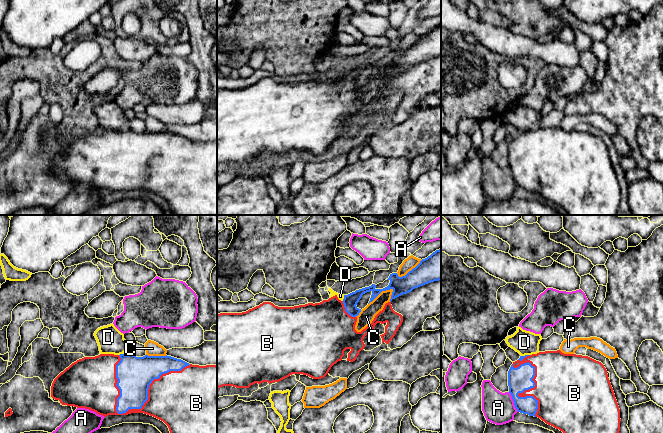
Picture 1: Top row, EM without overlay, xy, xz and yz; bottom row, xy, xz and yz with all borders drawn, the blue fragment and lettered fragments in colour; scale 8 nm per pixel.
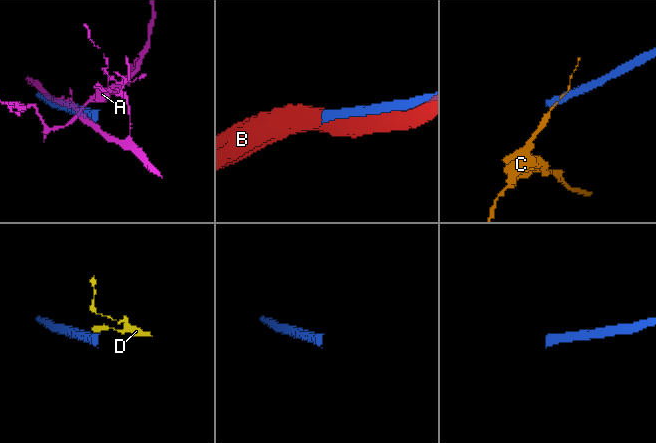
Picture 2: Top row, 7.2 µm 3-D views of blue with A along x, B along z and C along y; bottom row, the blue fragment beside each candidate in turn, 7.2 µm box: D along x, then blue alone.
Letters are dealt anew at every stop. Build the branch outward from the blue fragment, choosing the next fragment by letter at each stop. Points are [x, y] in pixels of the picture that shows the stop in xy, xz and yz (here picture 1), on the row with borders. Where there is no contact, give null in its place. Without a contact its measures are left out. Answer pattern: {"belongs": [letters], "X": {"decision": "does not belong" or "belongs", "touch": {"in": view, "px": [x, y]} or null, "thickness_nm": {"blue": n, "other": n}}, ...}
{"belongs": ["B"], "A": {"decision": "does not belong", "touch": {"in": "yz", "px": [514, 402]}, "thickness_nm": {"blue": 190, "other": 260}}, "B": {"decision": "belongs", "touch": {"in": "xy", "px": [148, 388]}, "thickness_nm": {"blue": 280, "other": 440}}, "C": {"decision": "does not belong", "touch": {"in": "xz", "px": [380, 292]}, "thickness_nm": {"blue": 140, "other": 120}}, "D": {"decision": "does not belong", "touch": {"in": "xz", "px": [344, 298]}, "thickness_nm": {"blue": 120, "other": 50}}}

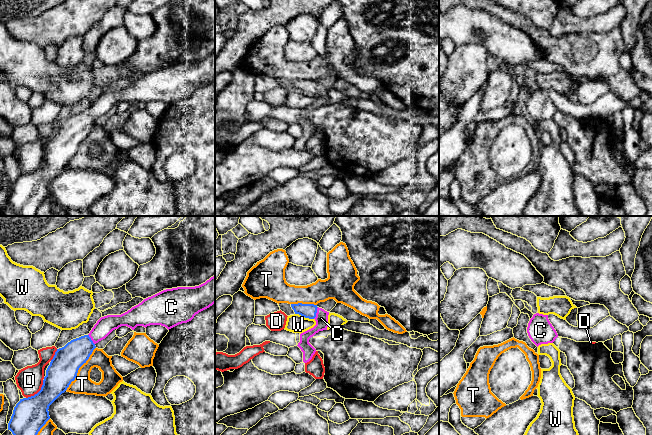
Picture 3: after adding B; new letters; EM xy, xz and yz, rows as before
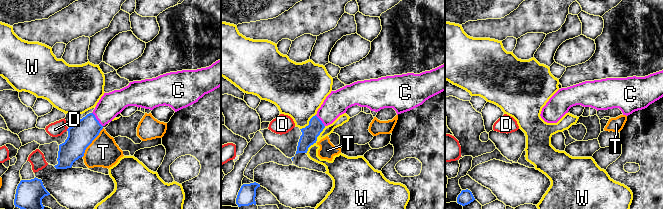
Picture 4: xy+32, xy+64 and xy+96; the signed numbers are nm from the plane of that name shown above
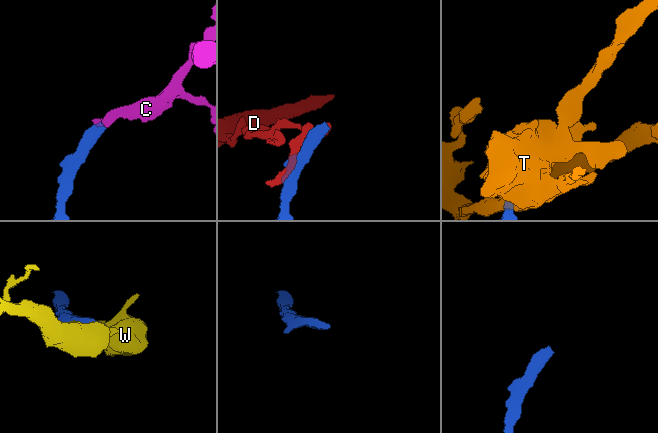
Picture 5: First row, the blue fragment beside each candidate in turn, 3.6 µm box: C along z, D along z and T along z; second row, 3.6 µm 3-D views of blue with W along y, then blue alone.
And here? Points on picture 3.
{"belongs": ["C"], "C": {"decision": "belongs", "touch": {"in": "xz", "px": [315, 313]}, "thickness_nm": {"blue": 110, "other": 100}}, "D": {"decision": "does not belong", "touch": {"in": "xy", "px": [38, 392]}, "thickness_nm": {"blue": 280, "other": 220}}, "T": {"decision": "does not belong", "touch": {"in": "xy", "px": [78, 369]}, "thickness_nm": {"blue": 240, "other": 150}}, "W": {"decision": "does not belong", "touch": {"in": "xz", "px": [304, 316]}, "thickness_nm": {"blue": 110, "other": 150}}}

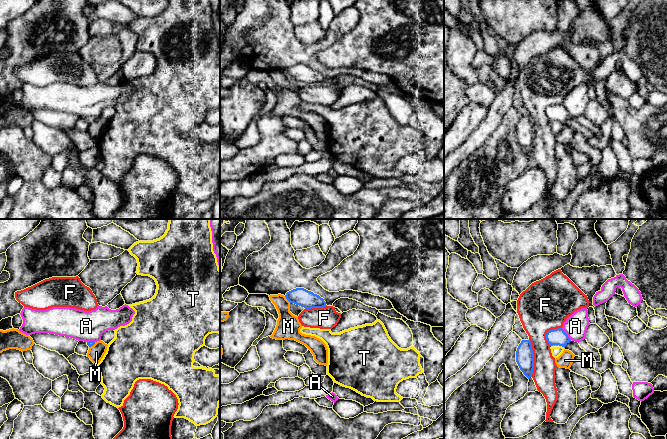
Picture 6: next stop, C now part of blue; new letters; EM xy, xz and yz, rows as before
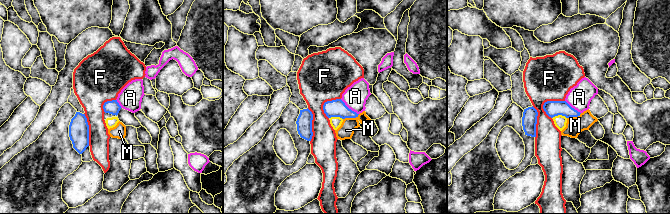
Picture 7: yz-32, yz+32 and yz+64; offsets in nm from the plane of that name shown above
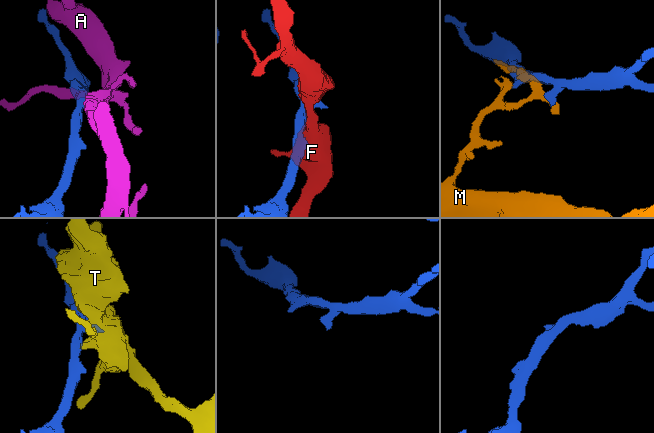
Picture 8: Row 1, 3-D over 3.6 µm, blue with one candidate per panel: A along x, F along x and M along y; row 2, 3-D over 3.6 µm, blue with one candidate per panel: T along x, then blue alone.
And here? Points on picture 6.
{"belongs": [], "A": {"decision": "does not belong", "touch": {"in": "yz", "px": [566, 334]}, "thickness_nm": {"blue": 130, "other": 190}}, "F": {"decision": "does not belong", "touch": {"in": "yz", "px": [533, 358]}, "thickness_nm": {"blue": 140, "other": 180}}, "M": {"decision": "does not belong", "touch": {"in": "xz", "px": [287, 299]}, "thickness_nm": {"blue": 140, "other": 190}}, "T": {"decision": "does not belong", "touch": {"in": "yz", "px": [562, 346]}, "thickness_nm": {"blue": 130, "other": 80}}}

